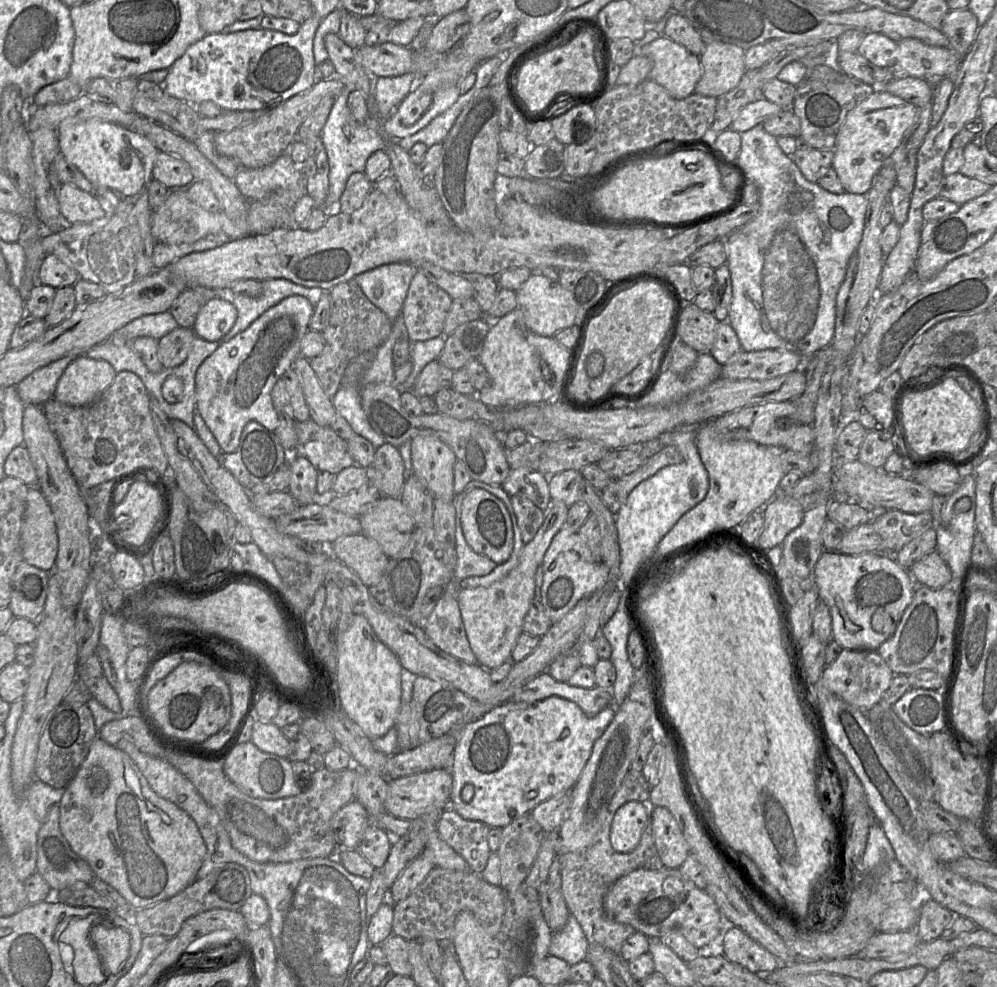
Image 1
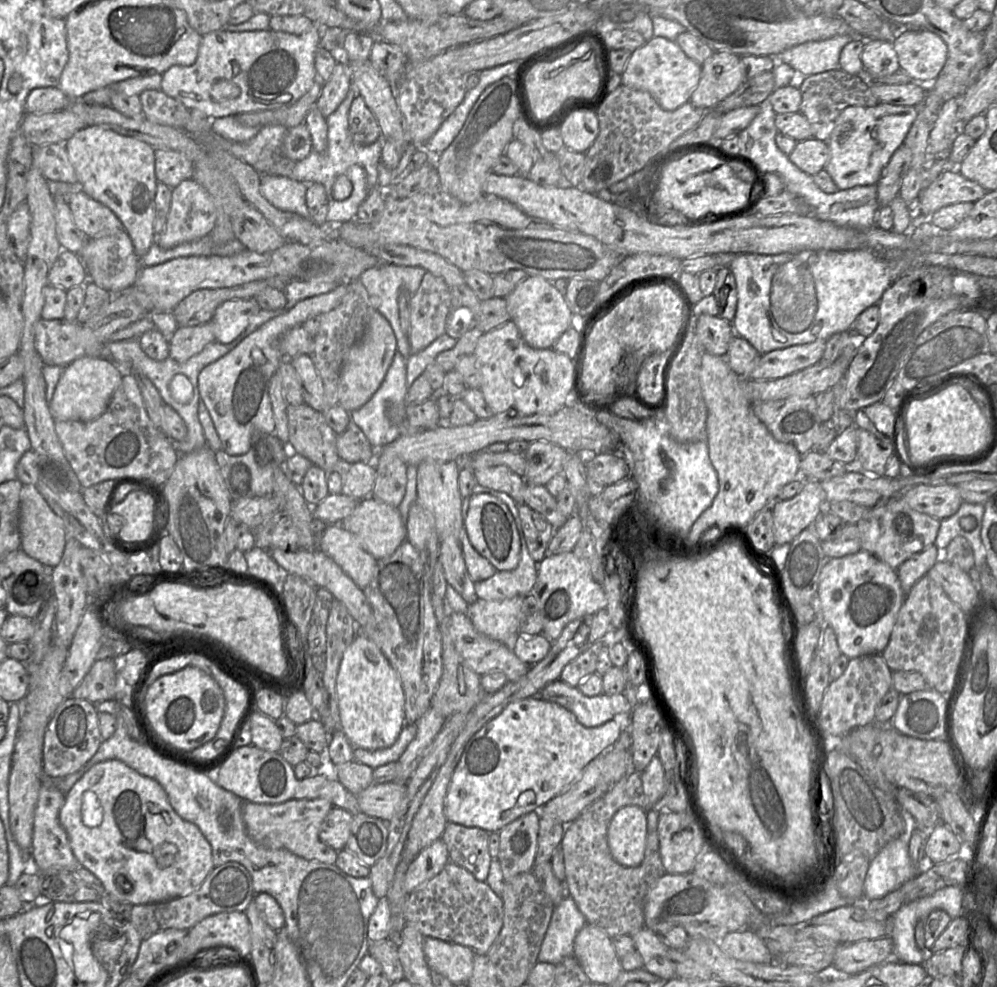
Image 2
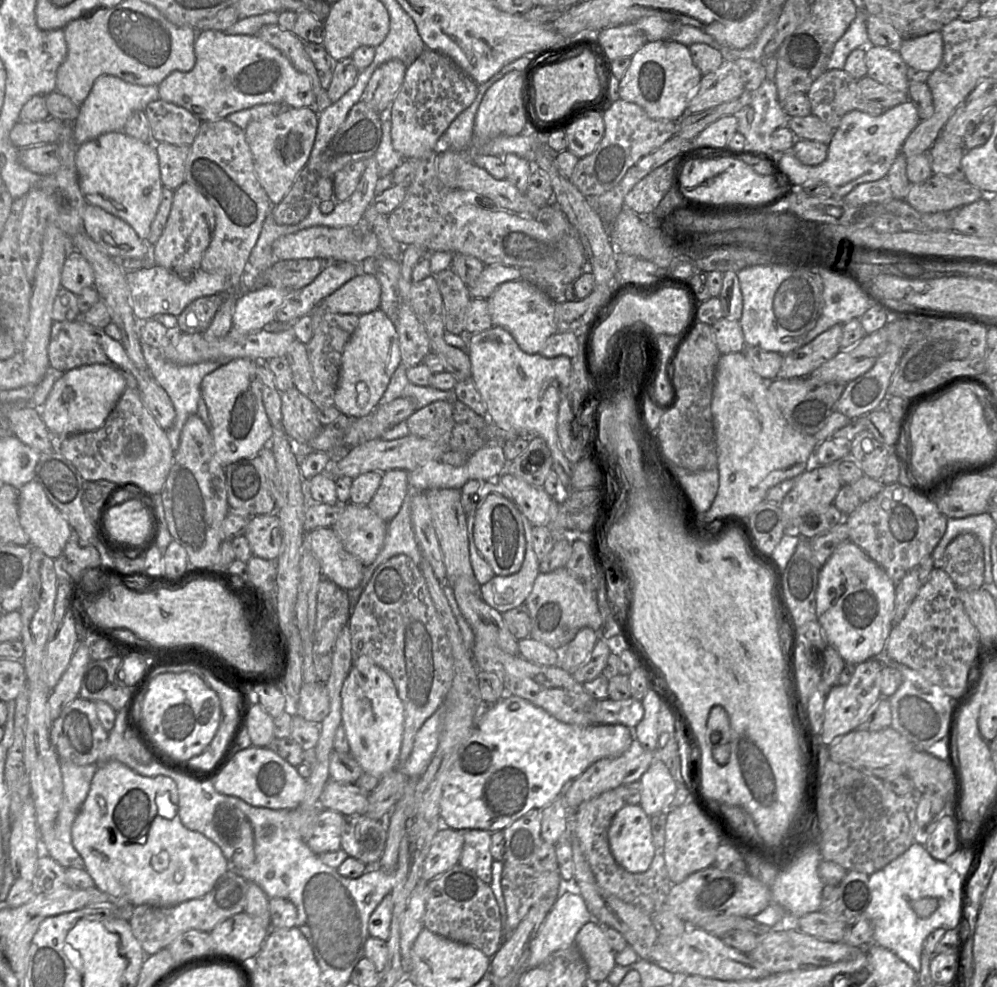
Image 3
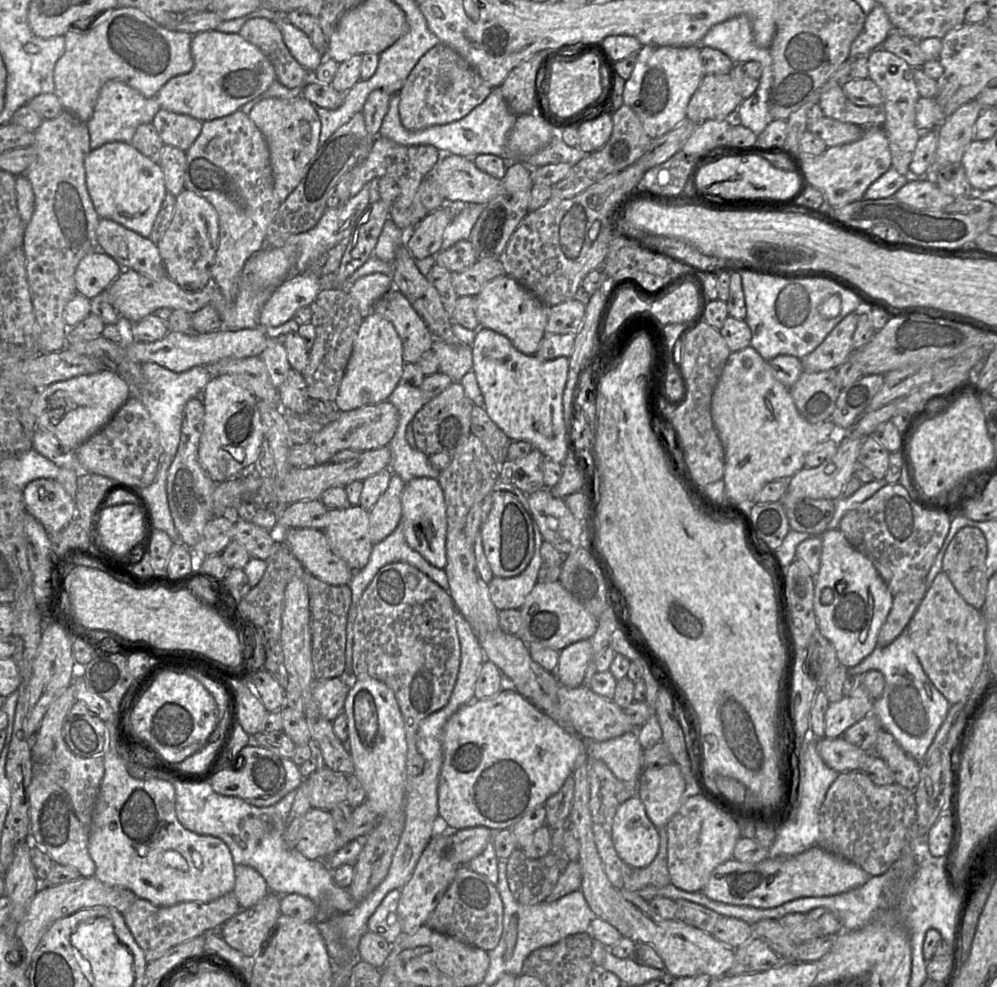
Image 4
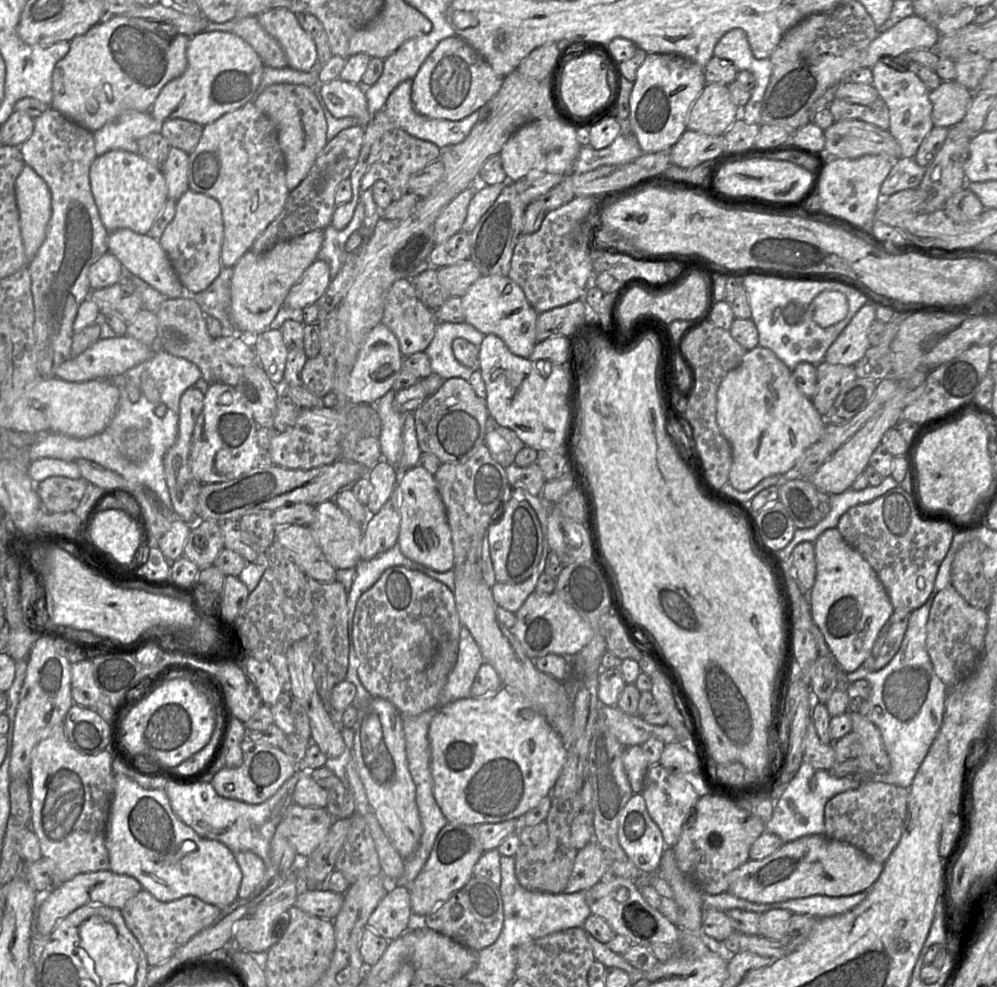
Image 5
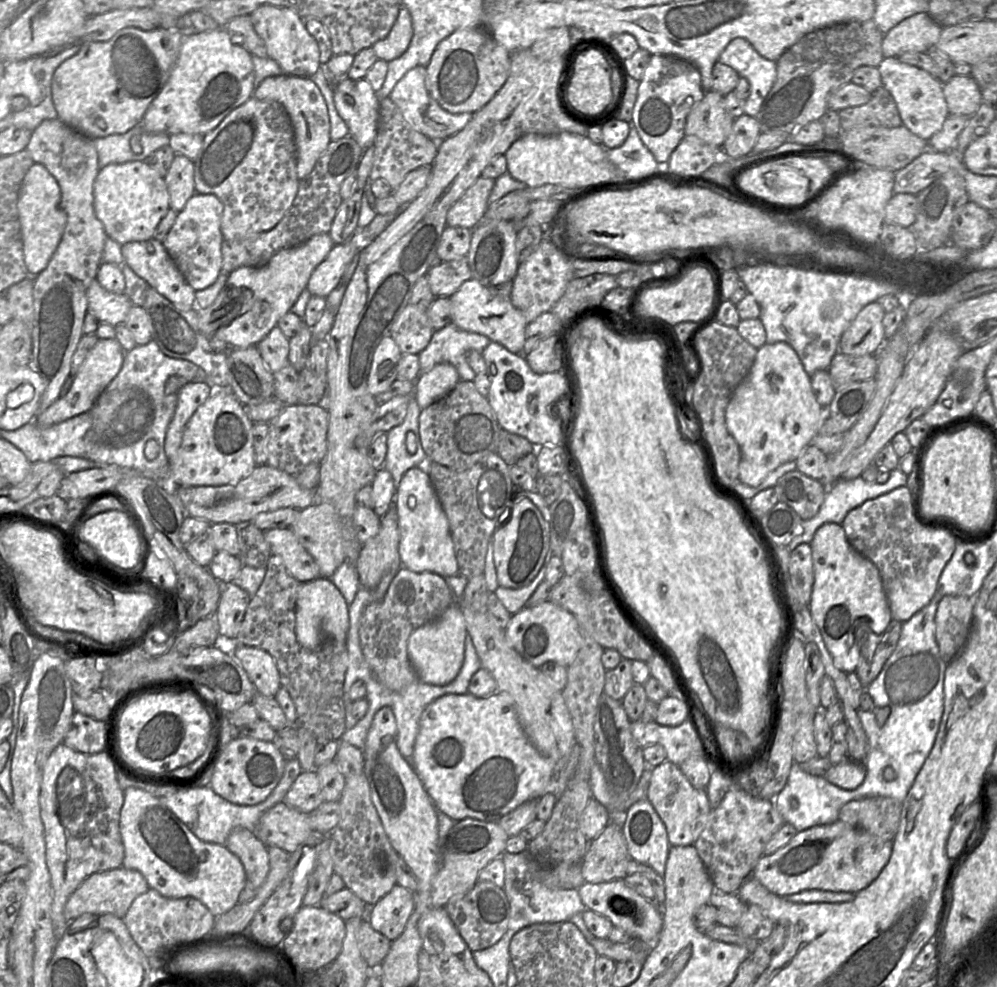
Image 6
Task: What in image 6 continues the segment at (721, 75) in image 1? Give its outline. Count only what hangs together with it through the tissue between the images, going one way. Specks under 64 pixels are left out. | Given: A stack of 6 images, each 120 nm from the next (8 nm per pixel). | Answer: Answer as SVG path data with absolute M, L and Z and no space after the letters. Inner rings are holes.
M710 90L688 114L685 135L695 136L712 148L722 148L733 123L734 118L724 107L724 96Z

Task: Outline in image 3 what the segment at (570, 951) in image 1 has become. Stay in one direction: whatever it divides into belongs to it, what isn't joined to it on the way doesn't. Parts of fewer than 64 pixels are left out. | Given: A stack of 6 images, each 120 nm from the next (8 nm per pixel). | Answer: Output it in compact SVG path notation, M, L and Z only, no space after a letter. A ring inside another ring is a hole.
M561 892L540 925L536 937L530 942L528 968L539 967L551 953L575 945L577 933L590 920L595 920L595 917L589 912L581 894Z

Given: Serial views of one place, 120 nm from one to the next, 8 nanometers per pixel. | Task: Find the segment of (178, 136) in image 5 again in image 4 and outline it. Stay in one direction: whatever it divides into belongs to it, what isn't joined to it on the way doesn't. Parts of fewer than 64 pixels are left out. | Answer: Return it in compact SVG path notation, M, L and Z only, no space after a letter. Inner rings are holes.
M163 108L156 113L152 124L165 145L178 147L185 152L199 136L203 127L201 120Z

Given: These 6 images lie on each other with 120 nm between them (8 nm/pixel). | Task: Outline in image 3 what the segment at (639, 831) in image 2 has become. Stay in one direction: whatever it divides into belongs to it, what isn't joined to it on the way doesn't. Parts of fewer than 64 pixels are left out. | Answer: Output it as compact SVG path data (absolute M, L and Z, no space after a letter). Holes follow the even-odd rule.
M625 805L617 811L608 830L616 862L632 873L645 872L654 856L650 817L641 806Z

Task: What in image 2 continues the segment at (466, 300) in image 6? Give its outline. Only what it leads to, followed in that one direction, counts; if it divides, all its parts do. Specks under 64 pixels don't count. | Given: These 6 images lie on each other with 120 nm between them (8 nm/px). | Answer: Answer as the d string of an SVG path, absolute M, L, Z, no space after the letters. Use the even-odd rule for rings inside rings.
M528 276L504 298L510 320L517 326L524 341L534 349L552 348L558 338L574 326L579 317L572 313L565 296L552 282L541 276Z

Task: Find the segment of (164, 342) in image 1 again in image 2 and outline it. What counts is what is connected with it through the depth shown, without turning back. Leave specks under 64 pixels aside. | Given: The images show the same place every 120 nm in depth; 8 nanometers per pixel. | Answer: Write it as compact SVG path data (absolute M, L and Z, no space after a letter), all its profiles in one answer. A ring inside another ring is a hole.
M211 322L193 327L178 327L169 336L169 357L185 362L215 341L214 326Z

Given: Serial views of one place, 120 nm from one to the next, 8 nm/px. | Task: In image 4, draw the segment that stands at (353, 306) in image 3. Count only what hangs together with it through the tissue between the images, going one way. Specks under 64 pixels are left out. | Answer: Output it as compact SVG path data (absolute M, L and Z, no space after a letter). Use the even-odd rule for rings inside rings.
M376 272L357 279L348 287L348 293L357 302L361 312L370 312L376 301L387 293L392 287L393 280L391 275Z

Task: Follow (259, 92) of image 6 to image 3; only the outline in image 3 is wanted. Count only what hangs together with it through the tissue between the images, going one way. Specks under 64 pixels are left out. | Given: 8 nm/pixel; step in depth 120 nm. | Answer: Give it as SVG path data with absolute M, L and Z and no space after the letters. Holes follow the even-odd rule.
M313 107L291 108L279 116L251 121L245 129L256 175L275 206L290 191L297 175L309 160L318 128L318 114Z

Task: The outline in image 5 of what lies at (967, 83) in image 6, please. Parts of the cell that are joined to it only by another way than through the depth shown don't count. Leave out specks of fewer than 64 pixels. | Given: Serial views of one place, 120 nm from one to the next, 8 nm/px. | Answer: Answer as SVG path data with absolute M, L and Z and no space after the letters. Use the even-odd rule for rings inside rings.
M955 80L942 83L929 94L934 127L950 128L962 122L974 92Z

